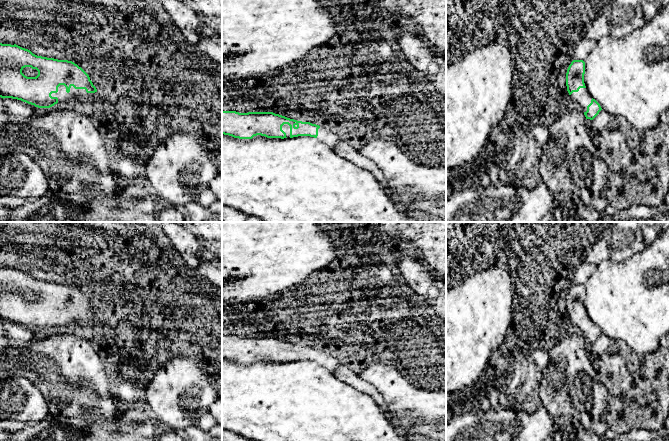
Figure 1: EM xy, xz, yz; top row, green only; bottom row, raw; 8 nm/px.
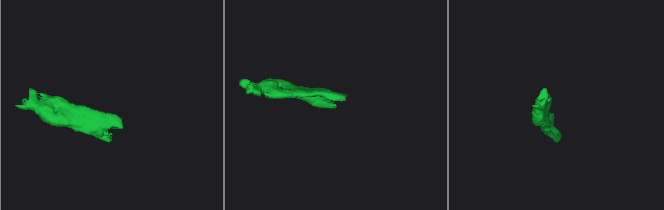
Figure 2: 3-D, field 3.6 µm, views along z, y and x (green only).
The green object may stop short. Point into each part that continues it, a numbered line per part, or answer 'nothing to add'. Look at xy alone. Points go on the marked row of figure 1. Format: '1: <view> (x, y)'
1: xy (81, 95)

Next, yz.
1: yz (582, 98)

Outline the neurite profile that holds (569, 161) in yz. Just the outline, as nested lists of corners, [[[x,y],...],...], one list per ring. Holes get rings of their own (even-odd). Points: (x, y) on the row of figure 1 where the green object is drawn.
[[[580,109],[571,110],[560,116],[548,129],[549,138],[540,148],[539,156],[542,181],[555,194],[570,192],[577,195],[585,205],[589,205],[606,189],[608,168],[587,132],[584,112]]]

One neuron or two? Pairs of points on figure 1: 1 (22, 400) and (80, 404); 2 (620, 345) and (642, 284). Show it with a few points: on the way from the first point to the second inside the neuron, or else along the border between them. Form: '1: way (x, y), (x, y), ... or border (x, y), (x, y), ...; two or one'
1: border (32, 384), (46, 399), (50, 415); two
2: border (613, 339), (621, 339), (633, 351), (641, 354); two

